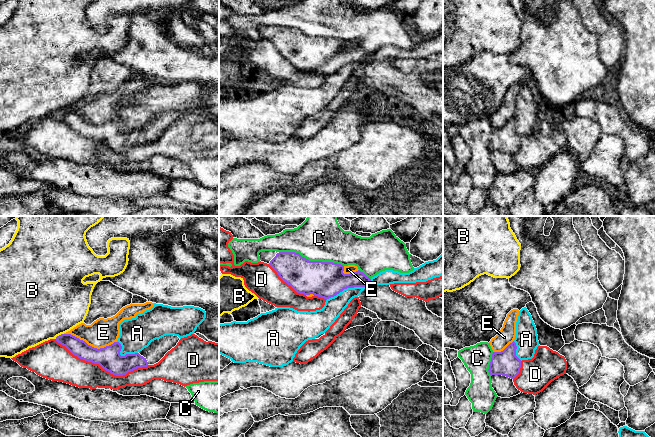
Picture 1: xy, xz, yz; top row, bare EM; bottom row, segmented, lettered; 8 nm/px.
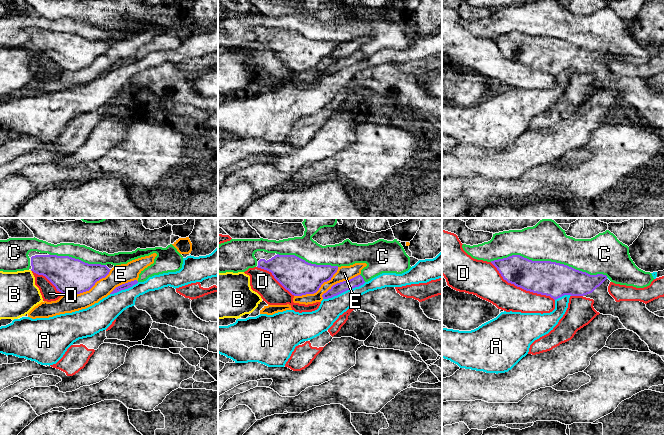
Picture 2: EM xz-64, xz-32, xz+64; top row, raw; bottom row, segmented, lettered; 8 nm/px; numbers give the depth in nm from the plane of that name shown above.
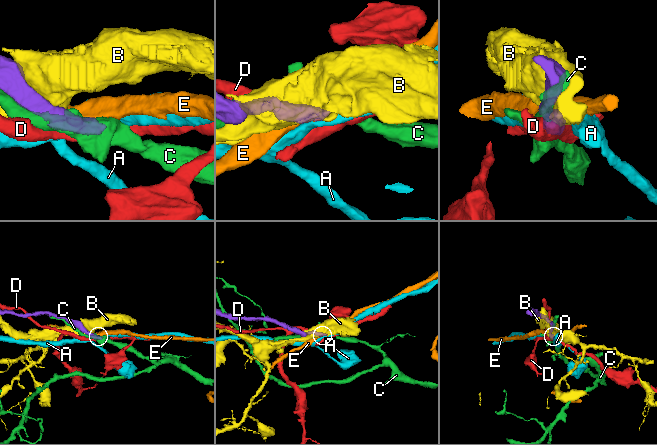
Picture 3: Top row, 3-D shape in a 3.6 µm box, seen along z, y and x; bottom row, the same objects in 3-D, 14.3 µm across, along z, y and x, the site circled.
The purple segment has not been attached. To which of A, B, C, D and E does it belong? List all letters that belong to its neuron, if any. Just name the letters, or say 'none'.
none

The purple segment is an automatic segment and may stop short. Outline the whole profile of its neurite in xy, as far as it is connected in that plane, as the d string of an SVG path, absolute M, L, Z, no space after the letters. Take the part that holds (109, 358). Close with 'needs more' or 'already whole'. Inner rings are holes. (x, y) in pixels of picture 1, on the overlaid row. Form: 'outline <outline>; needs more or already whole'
outline M61 334L56 337L56 341L65 346L73 355L99 364L116 376L123 376L137 368L158 363L168 351L177 345L179 340L178 336L166 335L152 341L148 347L138 353L121 356L122 346L119 342L97 349L71 334Z; needs more

